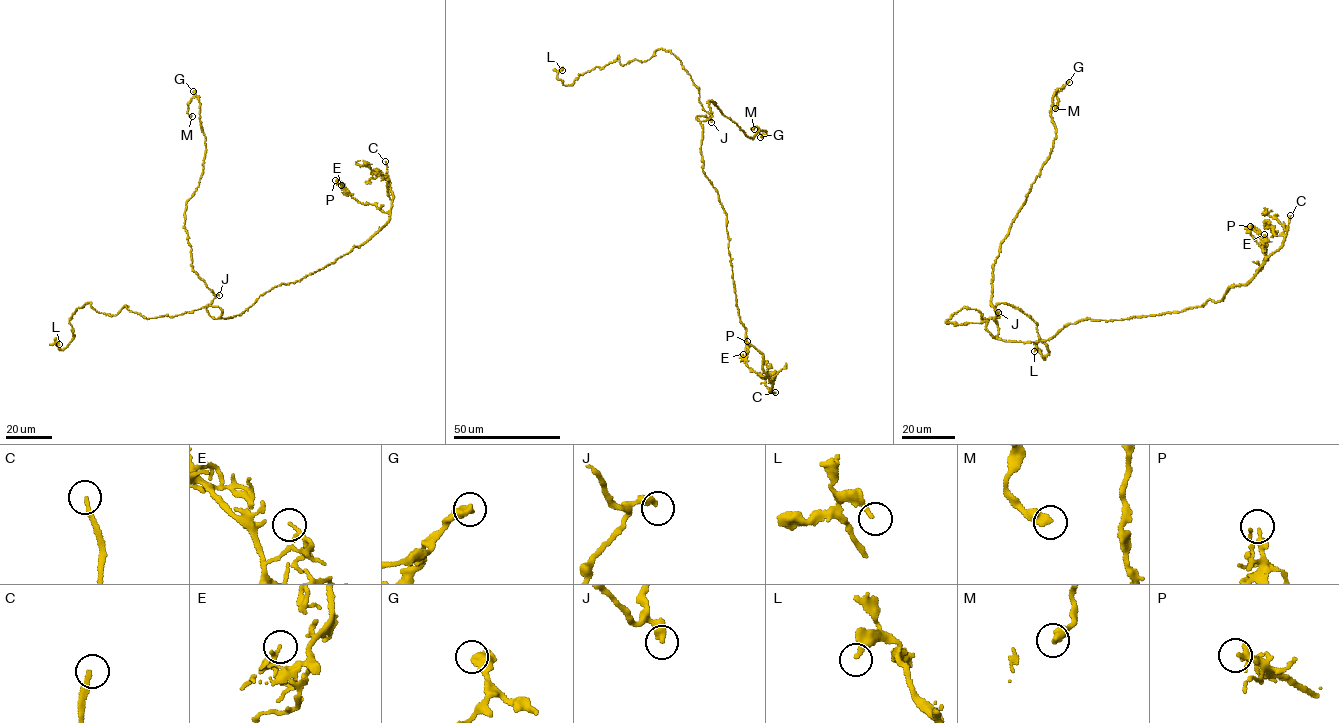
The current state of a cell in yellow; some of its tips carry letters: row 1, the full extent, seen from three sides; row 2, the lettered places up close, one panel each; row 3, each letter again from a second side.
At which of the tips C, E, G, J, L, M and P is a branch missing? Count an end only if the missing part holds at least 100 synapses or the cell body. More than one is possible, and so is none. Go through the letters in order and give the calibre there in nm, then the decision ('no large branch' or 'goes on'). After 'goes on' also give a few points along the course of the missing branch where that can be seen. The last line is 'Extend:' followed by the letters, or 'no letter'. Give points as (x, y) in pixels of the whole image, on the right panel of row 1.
C: 180 nm thick; goes on; missing branch runs (1290, 215), (1294, 203), (1305, 210)
E: 140 nm thick; no large branch
G: 500 nm thick; no large branch
J: 380 nm thick; no large branch
L: 200 nm thick; no large branch
M: 420 nm thick; no large branch
P: 280 nm thick; no large branch
Extend: C

